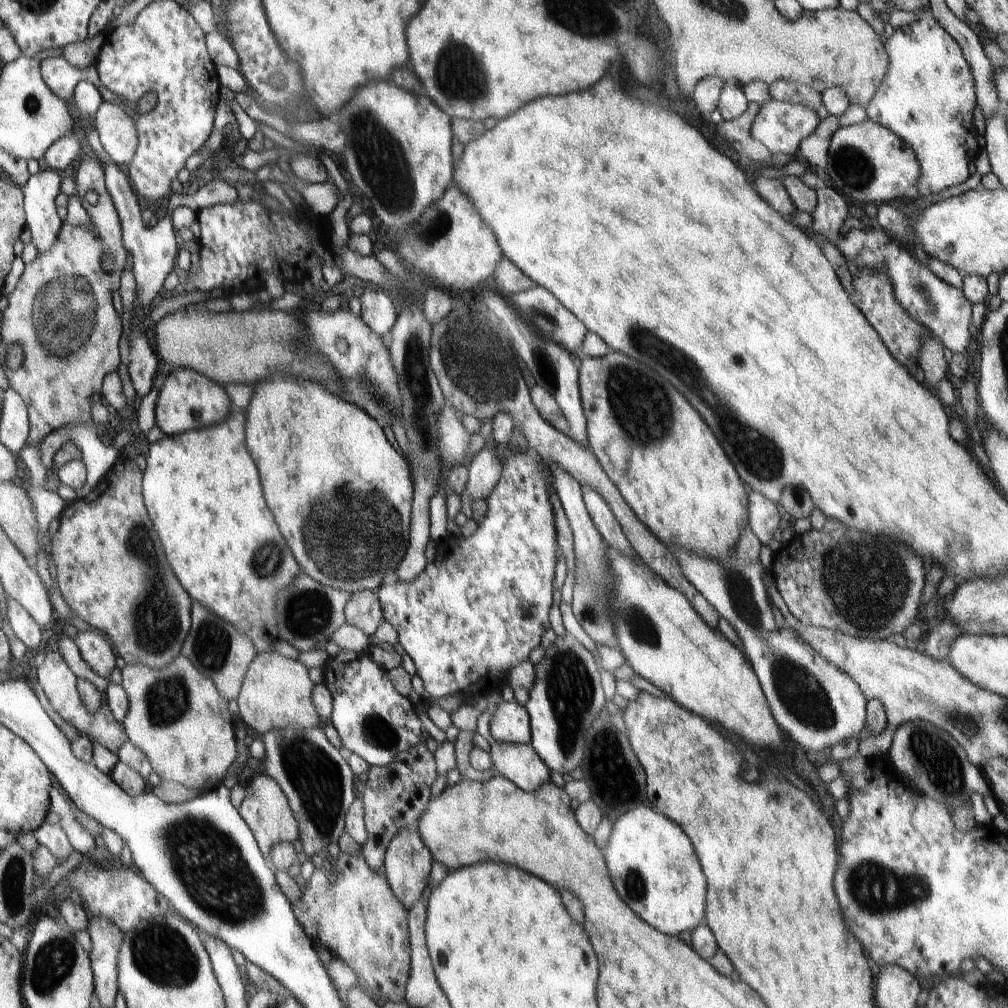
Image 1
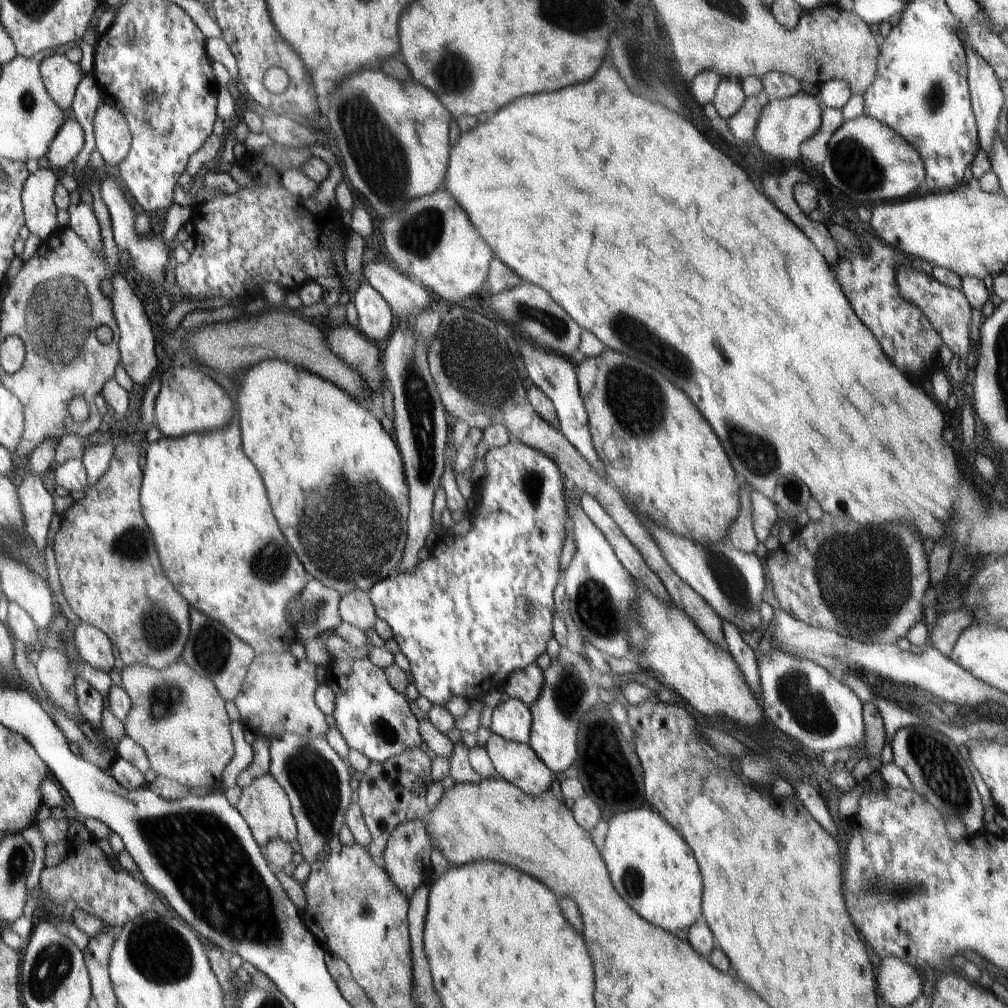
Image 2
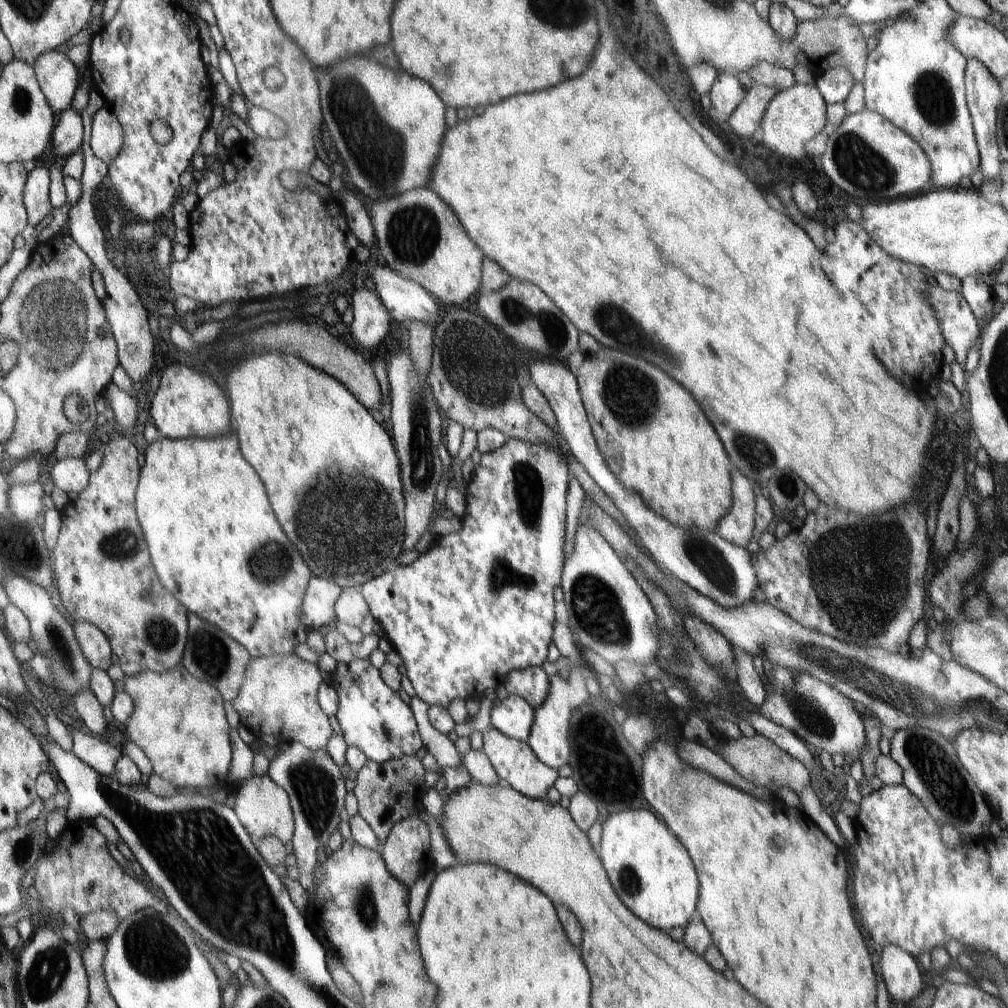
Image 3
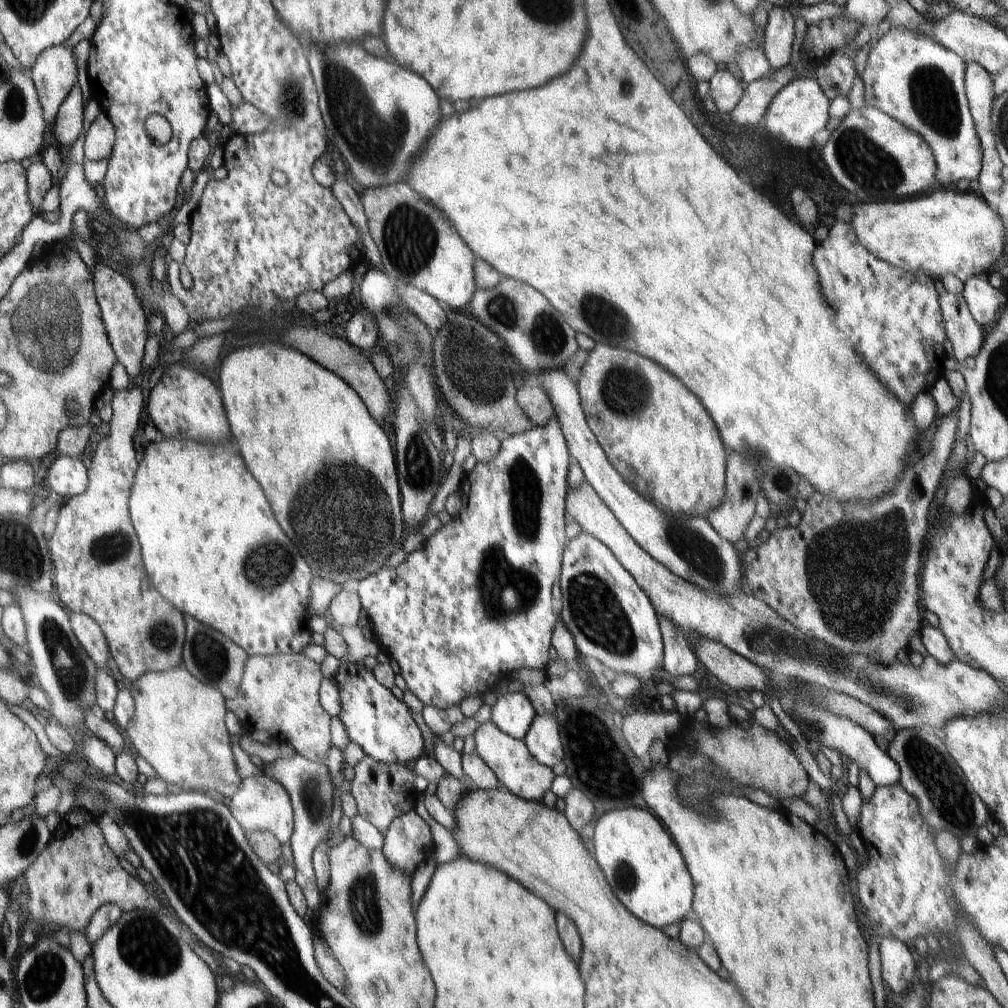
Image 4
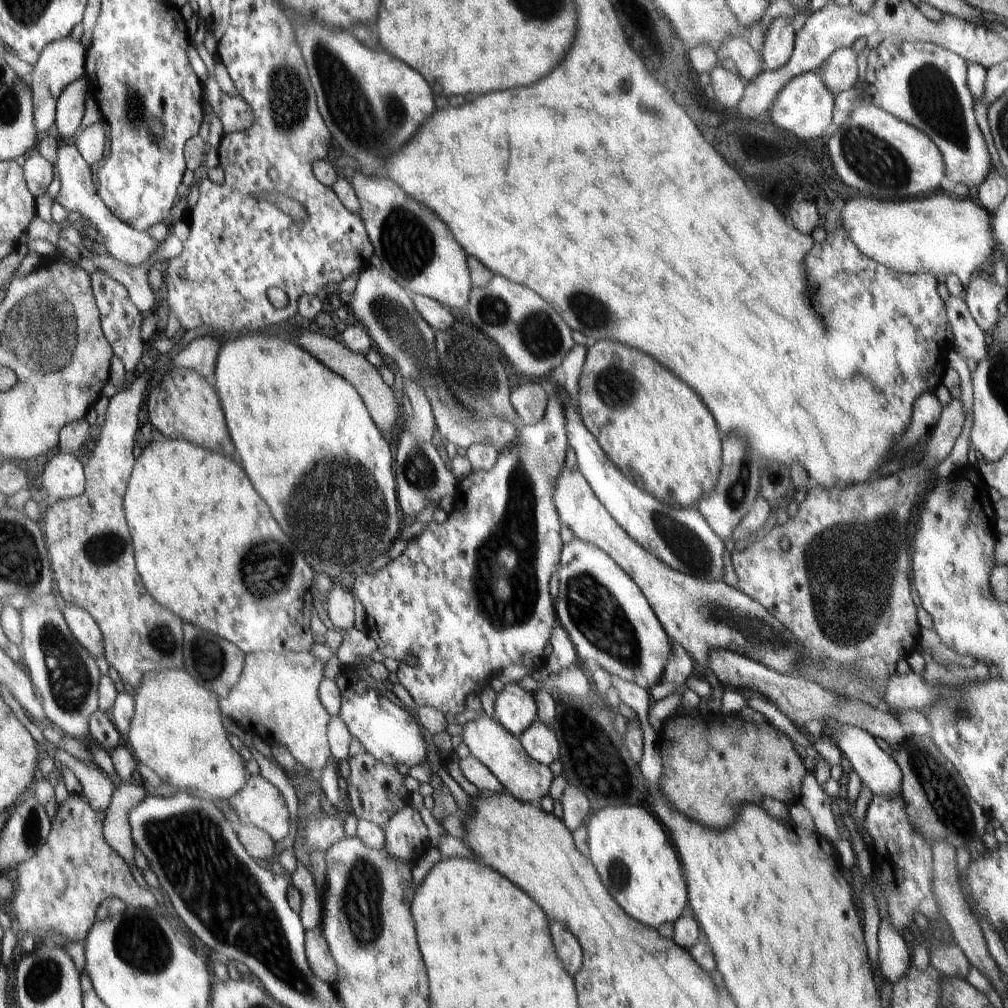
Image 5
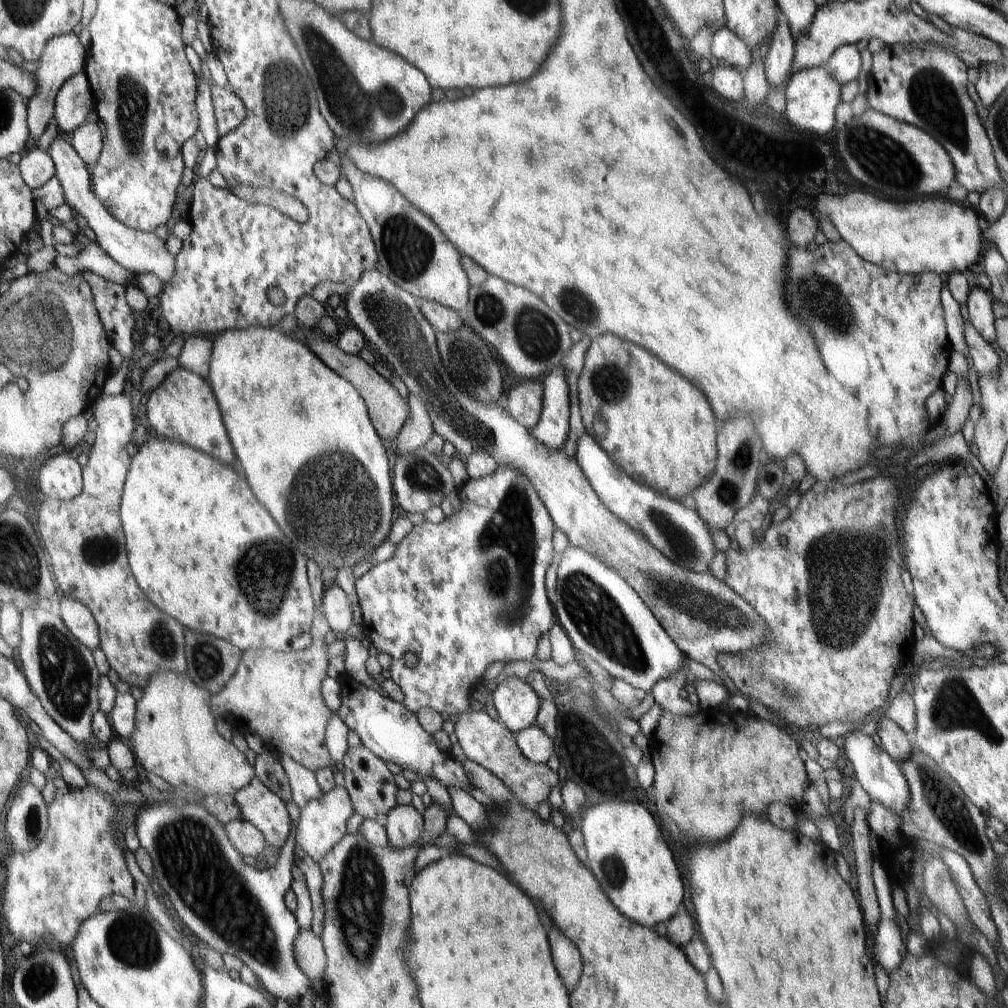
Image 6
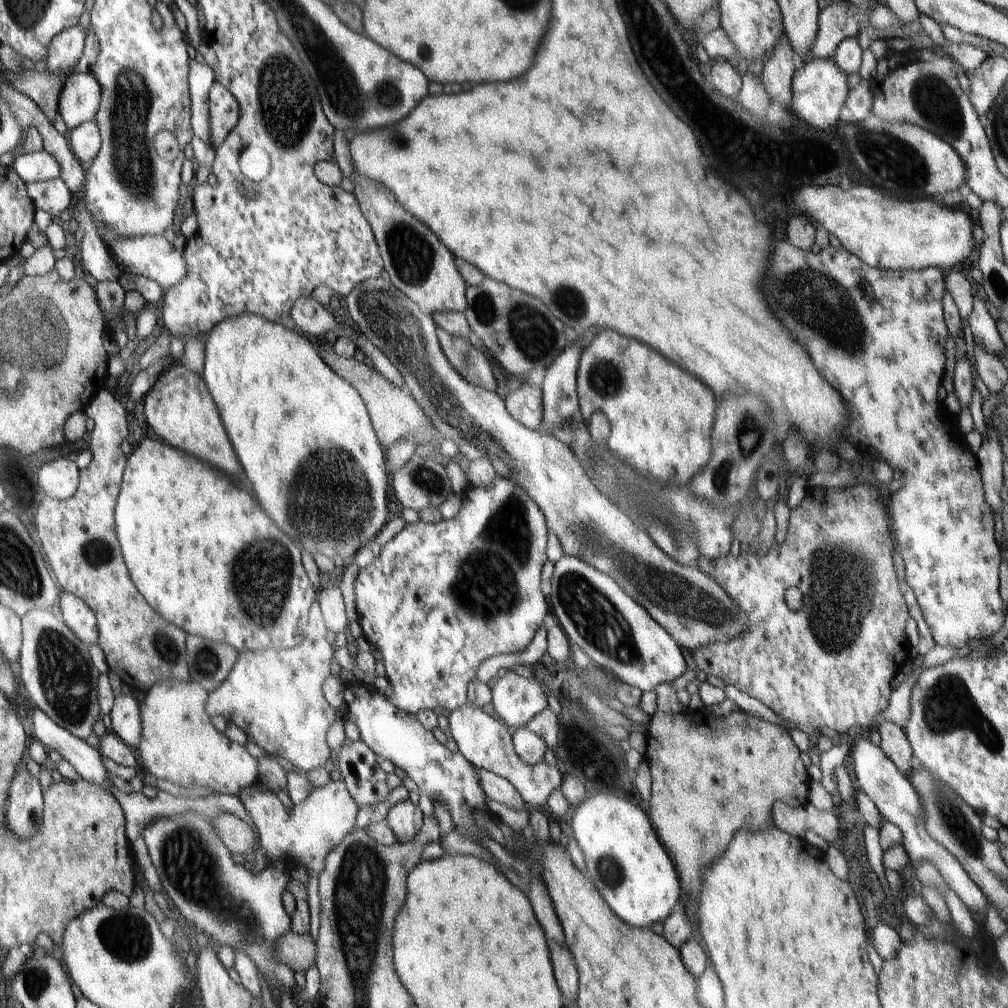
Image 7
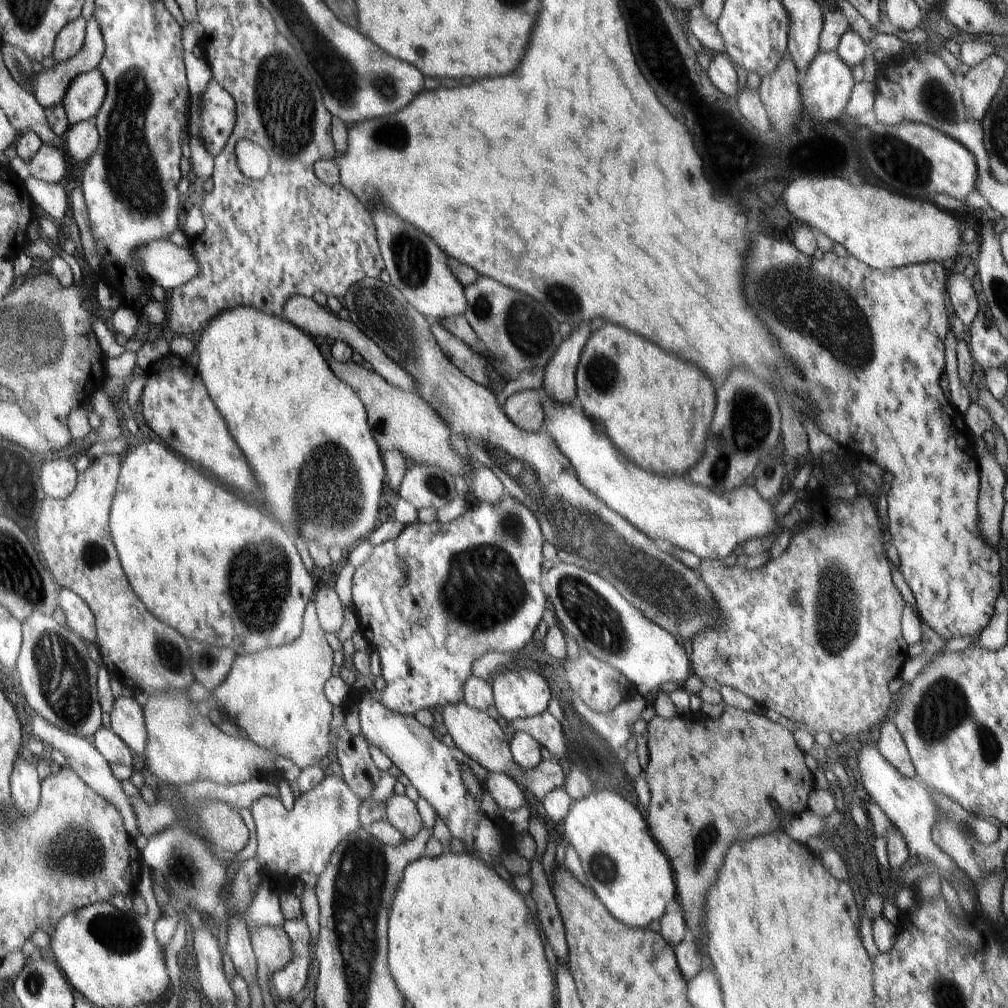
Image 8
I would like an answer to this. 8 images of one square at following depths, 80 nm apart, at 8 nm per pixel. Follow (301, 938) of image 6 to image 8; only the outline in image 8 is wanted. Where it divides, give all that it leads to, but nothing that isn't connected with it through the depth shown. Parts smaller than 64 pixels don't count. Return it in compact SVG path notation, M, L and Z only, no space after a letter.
M260 927L250 931L251 945L257 960L257 976L264 996L264 1006L272 1006L270 978L293 959L293 948L282 927Z

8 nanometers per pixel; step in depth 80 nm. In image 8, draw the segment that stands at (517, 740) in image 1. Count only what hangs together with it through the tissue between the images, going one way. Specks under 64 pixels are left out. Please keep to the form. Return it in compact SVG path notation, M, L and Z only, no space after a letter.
M522 667L519 671L503 668L493 681L494 705L508 723L542 714L549 707L550 681L542 674Z

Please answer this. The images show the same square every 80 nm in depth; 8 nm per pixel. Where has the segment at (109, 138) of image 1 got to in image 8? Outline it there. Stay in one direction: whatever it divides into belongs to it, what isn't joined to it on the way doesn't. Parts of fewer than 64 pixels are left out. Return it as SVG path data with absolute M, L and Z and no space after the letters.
M82 121L72 125L64 134L64 150L71 160L88 162L99 147L99 134L95 125Z

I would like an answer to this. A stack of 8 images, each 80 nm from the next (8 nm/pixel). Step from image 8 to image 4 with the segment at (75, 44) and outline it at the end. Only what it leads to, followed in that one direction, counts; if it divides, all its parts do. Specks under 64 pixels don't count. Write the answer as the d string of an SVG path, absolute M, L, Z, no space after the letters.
M56 45L44 50L29 70L48 126L56 120L60 105L78 83L73 48Z

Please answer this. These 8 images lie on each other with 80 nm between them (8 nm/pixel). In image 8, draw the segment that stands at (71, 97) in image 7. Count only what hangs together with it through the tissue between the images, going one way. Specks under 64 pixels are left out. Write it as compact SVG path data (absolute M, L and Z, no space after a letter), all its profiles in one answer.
M97 68L72 80L61 102L70 126L96 117L106 93L106 81Z

